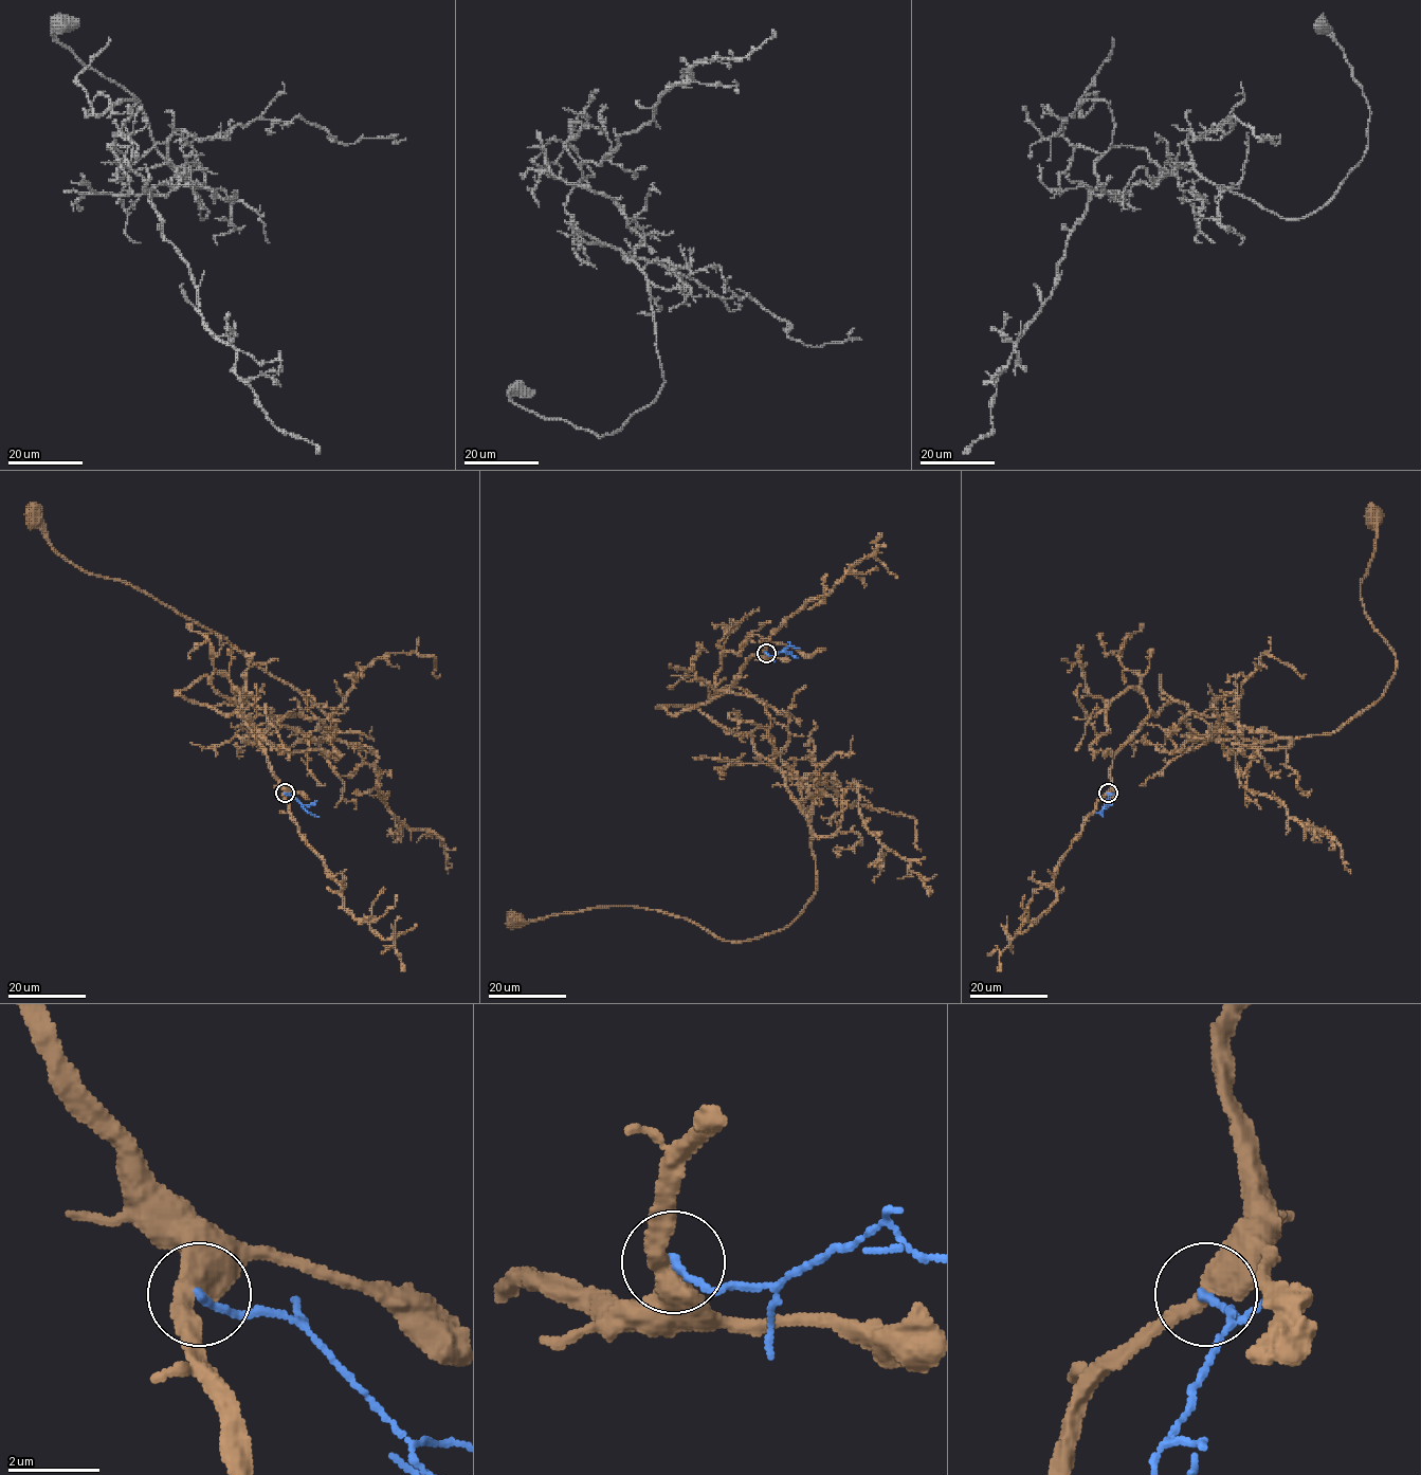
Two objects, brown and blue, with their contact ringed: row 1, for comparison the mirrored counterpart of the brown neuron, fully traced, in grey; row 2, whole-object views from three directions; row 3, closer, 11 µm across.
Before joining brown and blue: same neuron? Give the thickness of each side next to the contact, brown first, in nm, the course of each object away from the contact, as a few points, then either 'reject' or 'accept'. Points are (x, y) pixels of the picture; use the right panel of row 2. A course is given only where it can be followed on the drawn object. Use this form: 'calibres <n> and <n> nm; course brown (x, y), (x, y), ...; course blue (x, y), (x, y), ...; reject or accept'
calibres 460 and 150 nm; course brown (1108, 793), (1161, 675), (1253, 741), (1383, 694), (1374, 521); course blue (1108, 793), (1101, 816); reject

